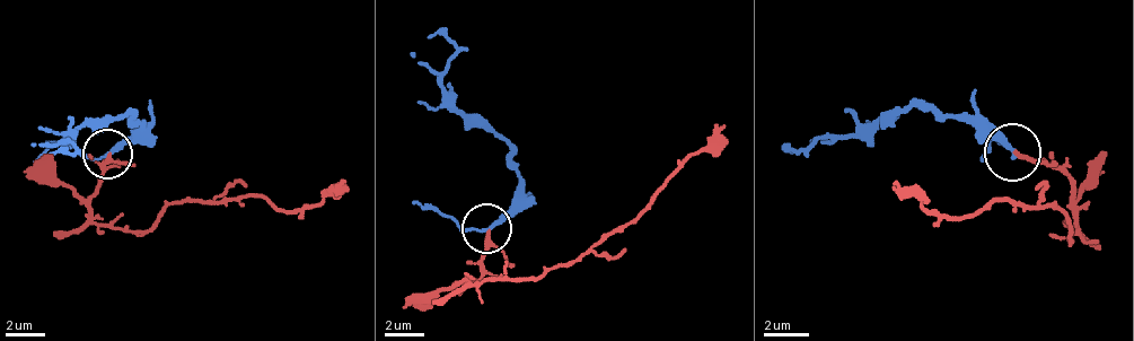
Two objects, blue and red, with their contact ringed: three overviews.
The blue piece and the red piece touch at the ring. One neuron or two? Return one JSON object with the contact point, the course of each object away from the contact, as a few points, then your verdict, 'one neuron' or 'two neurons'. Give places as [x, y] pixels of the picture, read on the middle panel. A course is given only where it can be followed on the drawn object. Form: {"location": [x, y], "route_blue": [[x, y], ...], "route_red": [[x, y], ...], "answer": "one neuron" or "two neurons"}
{"location": [486, 228], "route_blue": [[488, 229], [512, 204], [512, 146], [458, 105], [444, 86], [454, 46], [429, 36]], "route_red": [[488, 229], [483, 274], [468, 279], [528, 279], [547, 270], [572, 264], [642, 210], [686, 160], [726, 125]], "answer": "one neuron"}

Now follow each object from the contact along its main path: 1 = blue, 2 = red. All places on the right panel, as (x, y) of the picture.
1: (1013, 154), (985, 124), (917, 107), (871, 119), (849, 136), (815, 136), (791, 154)
2: (1013, 154), (1048, 159), (1065, 176), (1071, 238), (1054, 204), (991, 199), (968, 216), (934, 216), (894, 182)

